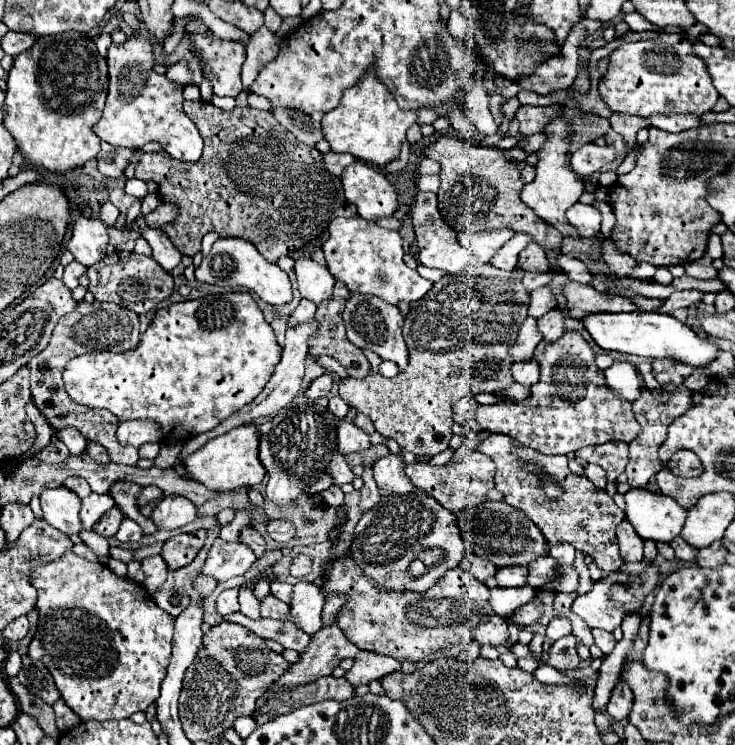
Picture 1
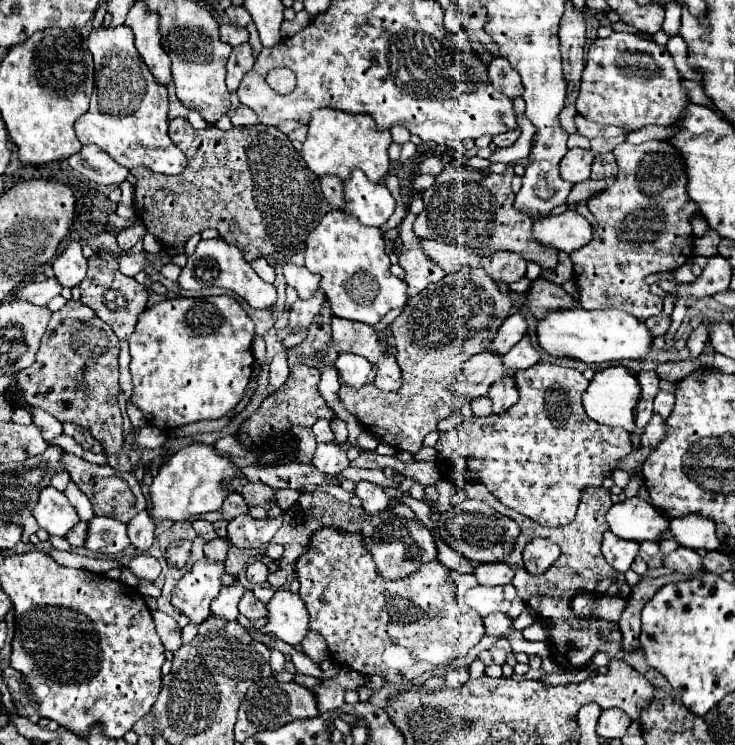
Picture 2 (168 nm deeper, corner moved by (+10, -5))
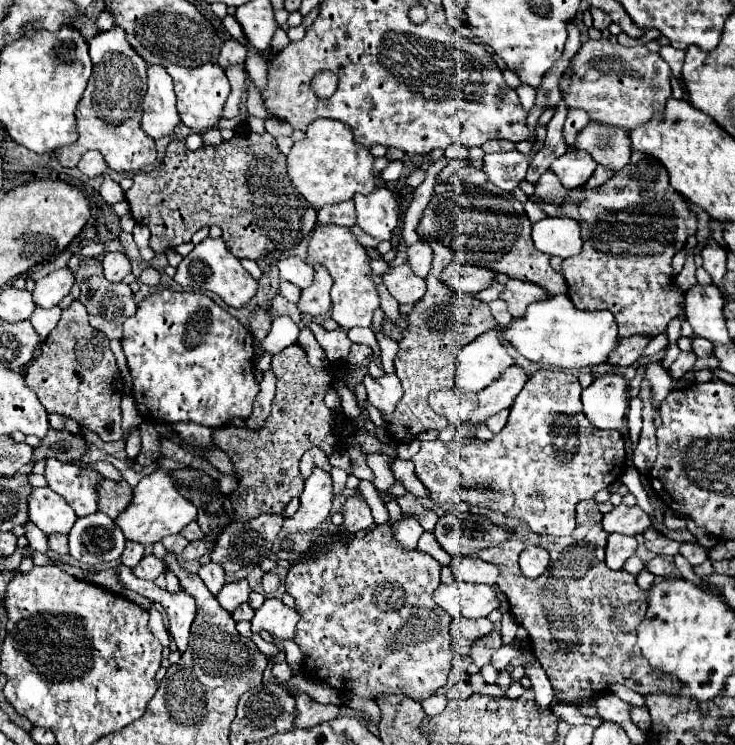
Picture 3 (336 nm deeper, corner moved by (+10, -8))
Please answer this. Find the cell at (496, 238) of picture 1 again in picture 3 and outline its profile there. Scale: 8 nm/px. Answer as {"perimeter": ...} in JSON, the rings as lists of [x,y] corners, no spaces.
{"perimeter":[[[418,241],[416,245],[408,247],[406,263],[412,267],[412,271],[418,277],[426,277],[430,271],[430,263],[432,263],[432,249],[430,249],[428,241]]]}

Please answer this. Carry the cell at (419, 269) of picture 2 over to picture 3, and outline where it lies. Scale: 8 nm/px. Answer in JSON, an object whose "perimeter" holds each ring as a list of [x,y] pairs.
{"perimeter":[[[408,263],[398,265],[394,269],[390,269],[386,275],[382,275],[382,283],[386,285],[386,289],[390,291],[390,295],[400,303],[416,303],[422,299],[422,295],[426,293],[426,281],[416,277],[410,269]]]}

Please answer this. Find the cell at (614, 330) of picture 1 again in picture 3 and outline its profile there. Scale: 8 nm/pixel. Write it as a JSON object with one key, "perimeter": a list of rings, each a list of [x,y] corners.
{"perimeter":[[[556,295],[544,301],[532,303],[524,317],[512,319],[508,327],[502,331],[502,337],[526,359],[542,365],[556,365],[556,367],[590,367],[590,365],[600,365],[606,361],[608,353],[618,345],[618,329],[616,321],[610,311],[580,311],[574,309],[572,303],[568,301],[568,295]]]}

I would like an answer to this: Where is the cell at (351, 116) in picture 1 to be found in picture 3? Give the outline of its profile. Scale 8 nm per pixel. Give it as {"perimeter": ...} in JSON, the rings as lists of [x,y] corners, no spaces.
{"perimeter":[[[316,119],[308,127],[306,137],[294,143],[290,155],[286,157],[290,183],[312,209],[322,209],[324,205],[348,201],[356,193],[372,193],[376,187],[372,163],[374,157],[368,153],[368,149],[354,143],[350,127],[334,119]]]}

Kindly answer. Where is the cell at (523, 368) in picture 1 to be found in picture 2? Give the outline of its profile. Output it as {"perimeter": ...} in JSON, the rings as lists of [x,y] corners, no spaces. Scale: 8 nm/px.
{"perimeter":[[[508,378],[496,380],[496,382],[490,386],[488,396],[490,396],[492,402],[494,402],[494,412],[500,414],[500,412],[508,410],[512,404],[516,404],[516,400],[518,400],[516,382],[508,382]]]}

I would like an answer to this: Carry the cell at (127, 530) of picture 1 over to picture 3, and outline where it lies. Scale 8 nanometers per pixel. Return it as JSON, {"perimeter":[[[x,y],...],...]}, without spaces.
{"perimeter":[[[96,511],[84,519],[78,519],[68,533],[70,557],[84,565],[98,565],[114,561],[124,551],[124,535],[116,523]]]}

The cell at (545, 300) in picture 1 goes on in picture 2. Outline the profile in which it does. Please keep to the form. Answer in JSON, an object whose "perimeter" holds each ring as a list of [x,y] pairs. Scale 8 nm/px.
{"perimeter":[[[516,312],[512,316],[508,316],[500,330],[498,330],[498,336],[494,338],[490,350],[498,352],[498,354],[506,354],[518,340],[522,340],[524,336],[528,334],[528,322],[526,322],[526,316],[522,312]]]}

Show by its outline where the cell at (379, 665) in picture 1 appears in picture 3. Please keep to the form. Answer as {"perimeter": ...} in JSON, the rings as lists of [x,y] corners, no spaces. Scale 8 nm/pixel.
{"perimeter":[[[300,693],[296,697],[296,725],[294,729],[308,729],[308,727],[314,727],[314,725],[320,725],[320,723],[326,723],[334,717],[338,717],[340,713],[340,707],[338,705],[320,705],[316,701],[312,701],[308,695]]]}

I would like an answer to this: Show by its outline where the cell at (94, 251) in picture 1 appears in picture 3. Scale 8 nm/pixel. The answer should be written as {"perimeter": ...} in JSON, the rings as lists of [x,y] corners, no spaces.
{"perimeter":[[[68,267],[58,269],[52,275],[46,275],[44,279],[38,279],[32,289],[34,305],[40,309],[56,307],[62,301],[62,297],[70,293],[72,283],[74,283],[74,275],[70,273]]]}

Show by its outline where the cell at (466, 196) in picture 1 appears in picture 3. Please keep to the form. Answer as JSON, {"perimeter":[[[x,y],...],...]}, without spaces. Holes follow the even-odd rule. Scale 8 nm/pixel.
{"perimeter":[[[436,185],[428,207],[424,209],[424,217],[420,221],[418,233],[420,237],[432,237],[466,255],[468,263],[486,267],[496,273],[504,273],[512,279],[528,281],[540,285],[550,297],[566,293],[566,281],[562,273],[550,267],[550,255],[540,253],[530,237],[532,223],[524,217],[522,205],[510,195],[488,195],[478,191],[466,191],[460,195],[452,195],[452,185]],[[506,209],[510,213],[506,213]]]}

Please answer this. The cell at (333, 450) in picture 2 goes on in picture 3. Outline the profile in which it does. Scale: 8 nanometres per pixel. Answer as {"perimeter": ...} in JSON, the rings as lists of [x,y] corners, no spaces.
{"perimeter":[[[314,469],[306,479],[304,491],[300,493],[300,507],[292,517],[284,519],[284,533],[306,533],[316,529],[328,519],[332,507],[332,479],[328,473]]]}

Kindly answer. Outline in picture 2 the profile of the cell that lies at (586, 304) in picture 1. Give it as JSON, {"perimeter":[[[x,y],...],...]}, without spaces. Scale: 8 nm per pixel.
{"perimeter":[[[536,278],[532,282],[526,302],[536,318],[542,318],[552,310],[566,310],[566,308],[578,306],[578,300],[572,298],[562,286],[556,286],[554,282],[544,278]]]}

